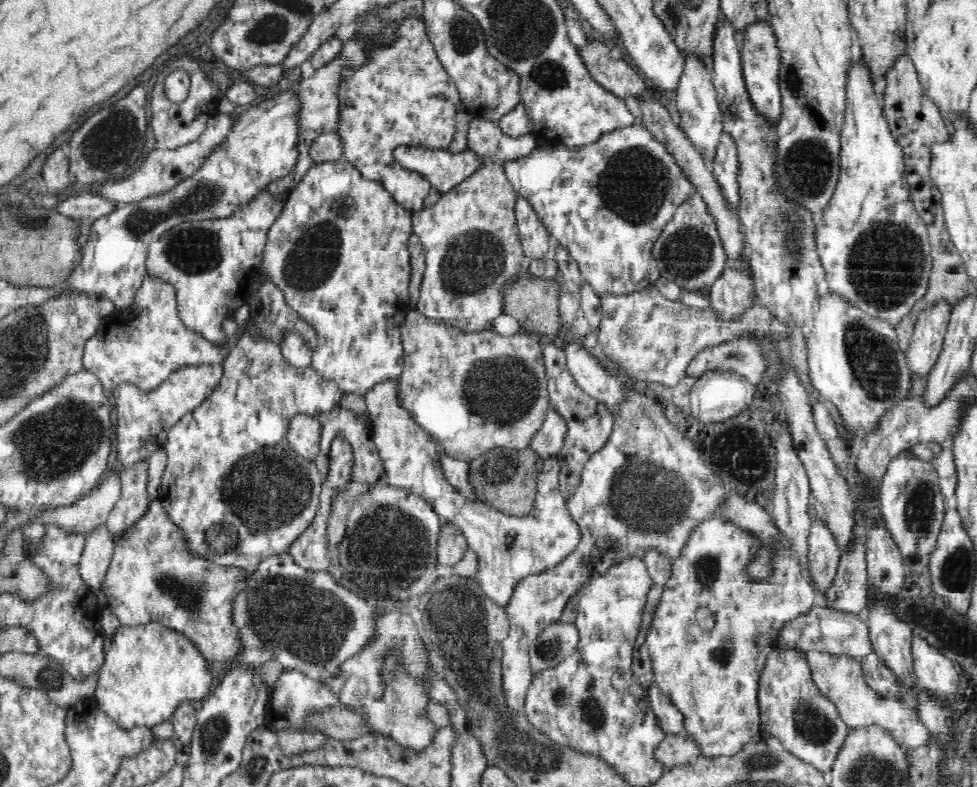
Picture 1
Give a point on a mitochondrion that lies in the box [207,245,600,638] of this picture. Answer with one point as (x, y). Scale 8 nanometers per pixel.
(388, 540)

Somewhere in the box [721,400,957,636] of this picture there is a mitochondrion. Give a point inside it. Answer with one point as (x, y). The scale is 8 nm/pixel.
(919, 516)

